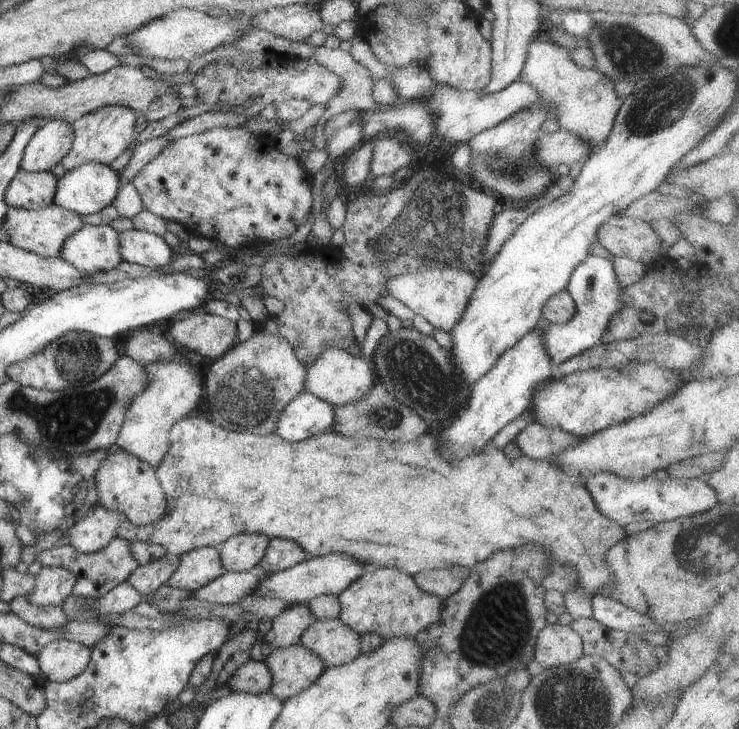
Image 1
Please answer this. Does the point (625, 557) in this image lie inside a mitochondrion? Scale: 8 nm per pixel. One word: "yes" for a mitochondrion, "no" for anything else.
no

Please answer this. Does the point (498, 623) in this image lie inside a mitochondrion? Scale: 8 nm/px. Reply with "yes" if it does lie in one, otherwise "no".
yes

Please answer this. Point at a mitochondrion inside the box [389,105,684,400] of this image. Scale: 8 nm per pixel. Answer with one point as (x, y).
(509, 169)

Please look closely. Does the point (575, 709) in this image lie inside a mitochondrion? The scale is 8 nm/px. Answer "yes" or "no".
yes

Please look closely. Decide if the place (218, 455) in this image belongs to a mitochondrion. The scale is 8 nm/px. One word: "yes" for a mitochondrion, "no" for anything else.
no

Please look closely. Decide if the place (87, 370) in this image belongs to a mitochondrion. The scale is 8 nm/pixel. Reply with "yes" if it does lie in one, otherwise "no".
yes

